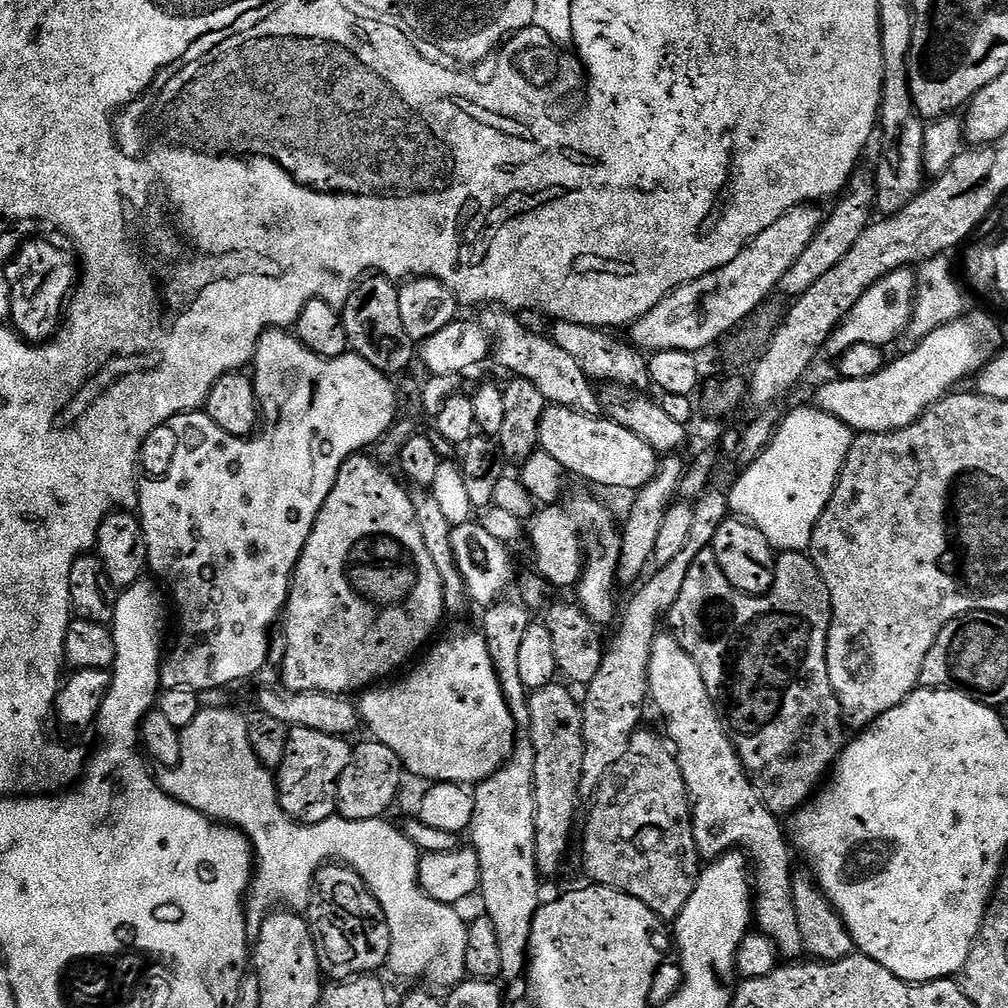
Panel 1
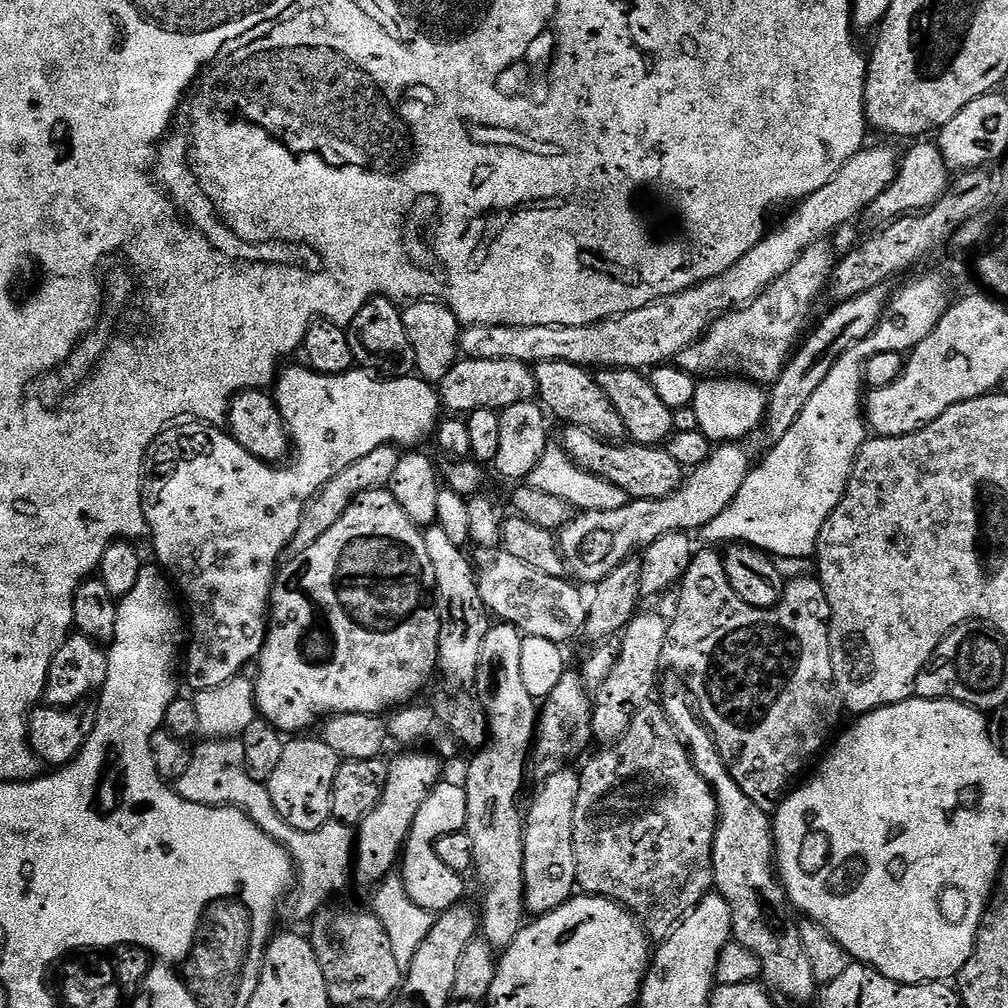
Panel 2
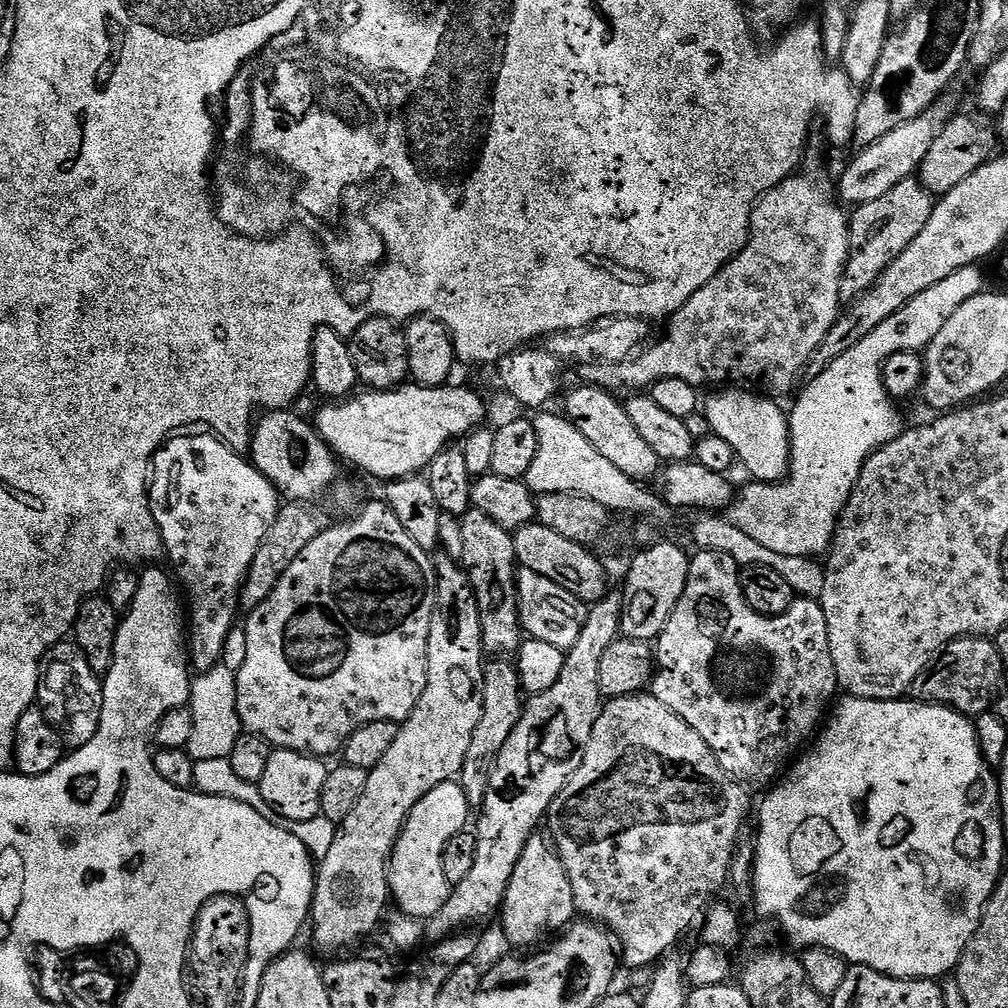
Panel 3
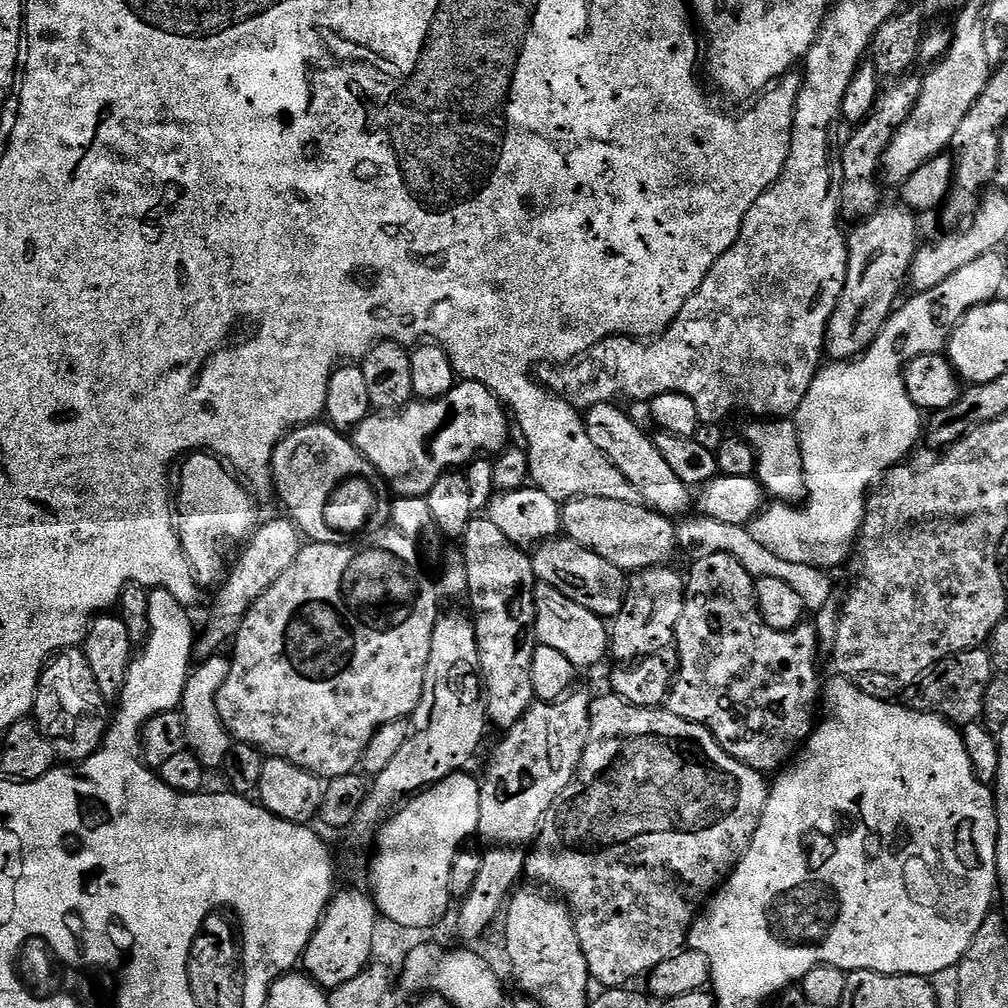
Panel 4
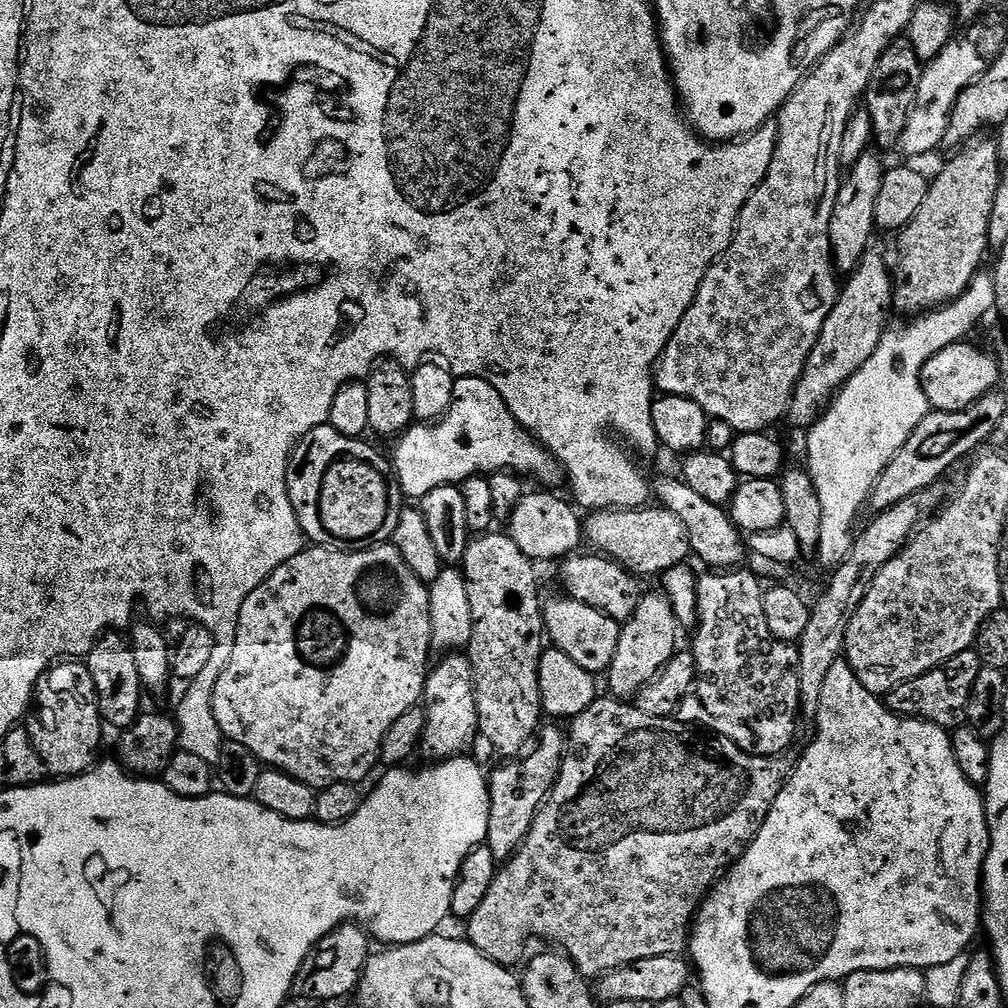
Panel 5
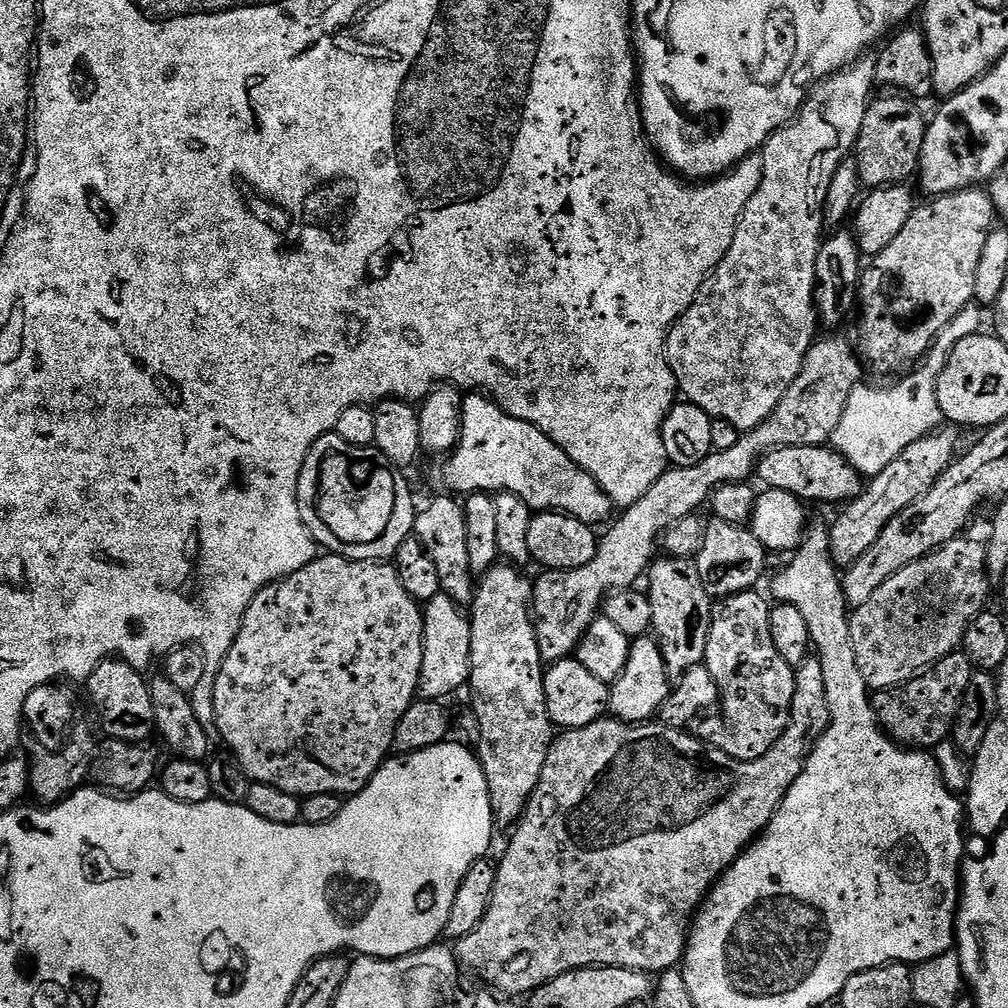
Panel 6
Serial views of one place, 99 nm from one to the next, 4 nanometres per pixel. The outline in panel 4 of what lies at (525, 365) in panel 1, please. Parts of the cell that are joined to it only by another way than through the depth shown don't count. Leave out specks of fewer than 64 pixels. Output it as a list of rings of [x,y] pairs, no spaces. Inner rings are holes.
[[[616,402],[595,404],[583,413],[590,442],[594,442],[594,446],[598,446],[604,457],[624,475],[626,482],[638,490],[640,500],[648,508],[669,518],[687,517],[691,513],[688,511],[694,508],[693,489],[684,484],[674,470],[670,470],[662,454],[658,454],[655,439],[651,435],[647,436],[618,405]]]

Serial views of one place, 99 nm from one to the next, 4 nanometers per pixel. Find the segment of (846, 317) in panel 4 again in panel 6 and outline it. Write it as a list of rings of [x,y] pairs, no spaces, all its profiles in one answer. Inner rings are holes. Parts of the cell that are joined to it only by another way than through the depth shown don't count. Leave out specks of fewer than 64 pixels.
[[[828,334],[825,340],[820,338],[813,343],[812,349],[806,354],[798,378],[794,378],[790,390],[786,390],[786,394],[782,394],[776,409],[758,427],[743,433],[736,445],[728,450],[712,451],[706,458],[702,458],[702,462],[698,462],[698,466],[669,467],[664,471],[658,478],[658,482],[654,482],[654,486],[650,486],[650,490],[646,490],[646,494],[642,494],[642,498],[638,498],[638,502],[634,502],[629,508],[625,508],[619,513],[620,521],[605,536],[599,537],[597,552],[590,562],[586,562],[585,565],[578,566],[576,569],[540,572],[541,576],[532,584],[530,611],[536,625],[536,638],[540,654],[545,661],[567,660],[575,653],[586,630],[591,626],[592,621],[597,619],[605,596],[617,590],[633,587],[637,583],[635,580],[639,576],[641,579],[647,573],[657,555],[656,544],[658,548],[658,541],[662,534],[680,519],[699,513],[701,511],[699,508],[703,504],[705,507],[709,503],[712,493],[717,488],[721,488],[724,484],[739,484],[747,481],[748,475],[752,476],[757,471],[760,457],[774,448],[821,447],[831,441],[834,430],[838,430],[838,422],[842,422],[842,414],[846,410],[846,402],[850,398],[850,394],[861,383],[860,364],[862,368],[862,360],[853,341],[851,344],[846,337],[836,335],[840,334]]]

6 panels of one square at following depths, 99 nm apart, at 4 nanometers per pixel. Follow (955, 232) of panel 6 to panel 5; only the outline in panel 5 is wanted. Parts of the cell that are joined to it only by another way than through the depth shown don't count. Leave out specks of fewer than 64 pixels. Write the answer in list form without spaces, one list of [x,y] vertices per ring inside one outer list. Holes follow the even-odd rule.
[[[973,138],[959,149],[960,152],[929,183],[928,193],[922,201],[918,214],[910,223],[901,228],[900,257],[894,260],[894,287],[892,290],[892,308],[900,311],[904,318],[915,318],[925,312],[951,304],[968,289],[970,282],[981,271],[980,263],[984,255],[990,252],[988,242],[988,219],[991,206],[1002,177],[1000,146],[995,139],[980,140]]]

